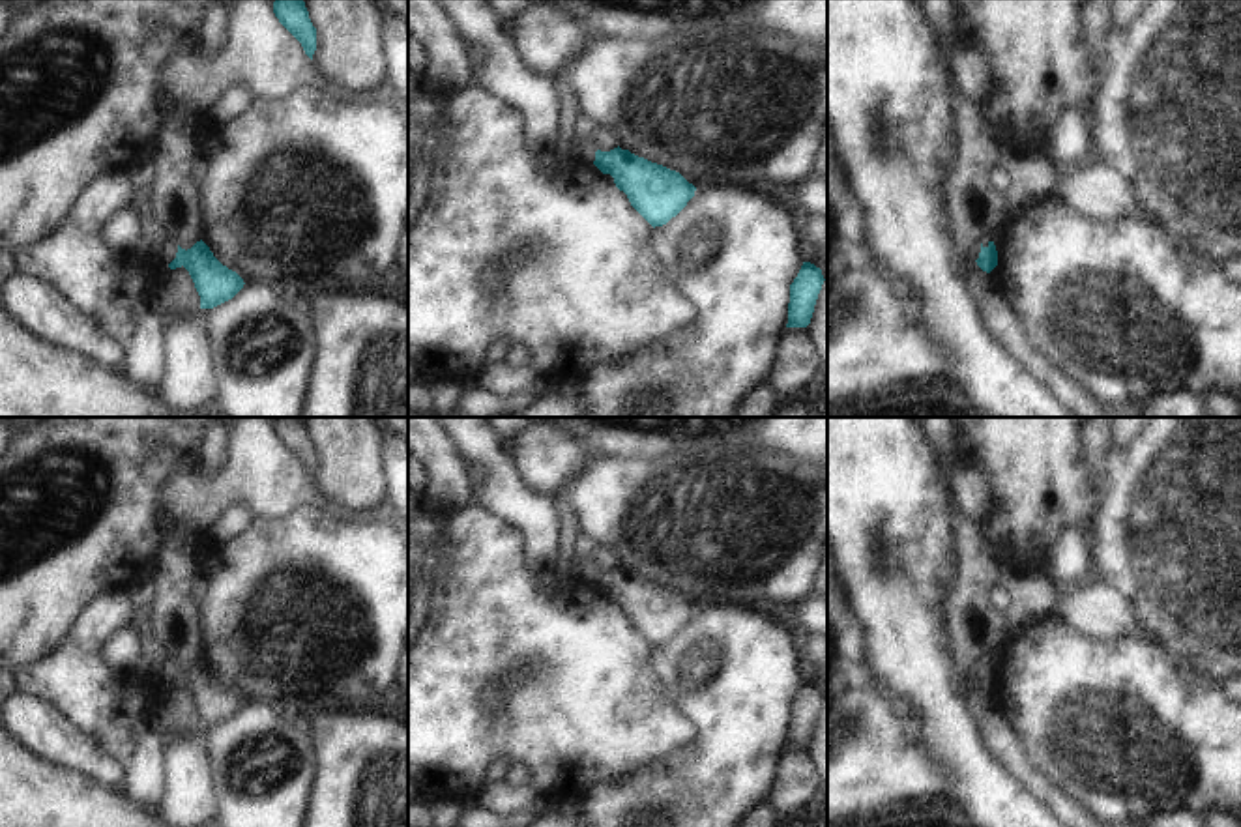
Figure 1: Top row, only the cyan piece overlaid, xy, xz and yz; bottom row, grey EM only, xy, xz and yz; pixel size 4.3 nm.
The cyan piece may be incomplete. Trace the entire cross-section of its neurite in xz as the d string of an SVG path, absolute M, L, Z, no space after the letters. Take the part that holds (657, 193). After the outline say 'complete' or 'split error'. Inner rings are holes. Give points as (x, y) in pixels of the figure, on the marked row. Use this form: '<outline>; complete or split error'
M590 137L578 138L584 161L610 174L631 206L655 228L676 217L694 196L696 187L679 172L621 150L601 152Z; split error

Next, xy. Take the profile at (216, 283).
M165 239L159 258L170 268L185 268L200 296L200 309L213 309L232 299L241 288L243 279L223 266L210 247L200 239L191 249L182 249L176 241Z; split error

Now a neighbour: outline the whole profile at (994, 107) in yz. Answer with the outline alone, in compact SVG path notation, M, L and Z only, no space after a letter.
M992 94L986 95L985 101L979 103L983 120L990 125L996 127L1001 118L1005 118L1007 112L1007 103L1003 94Z

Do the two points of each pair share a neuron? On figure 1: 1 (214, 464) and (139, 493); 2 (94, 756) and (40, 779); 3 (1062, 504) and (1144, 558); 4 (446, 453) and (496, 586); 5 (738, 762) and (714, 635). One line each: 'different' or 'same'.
1: different
2: different
3: different
4: different
5: same

